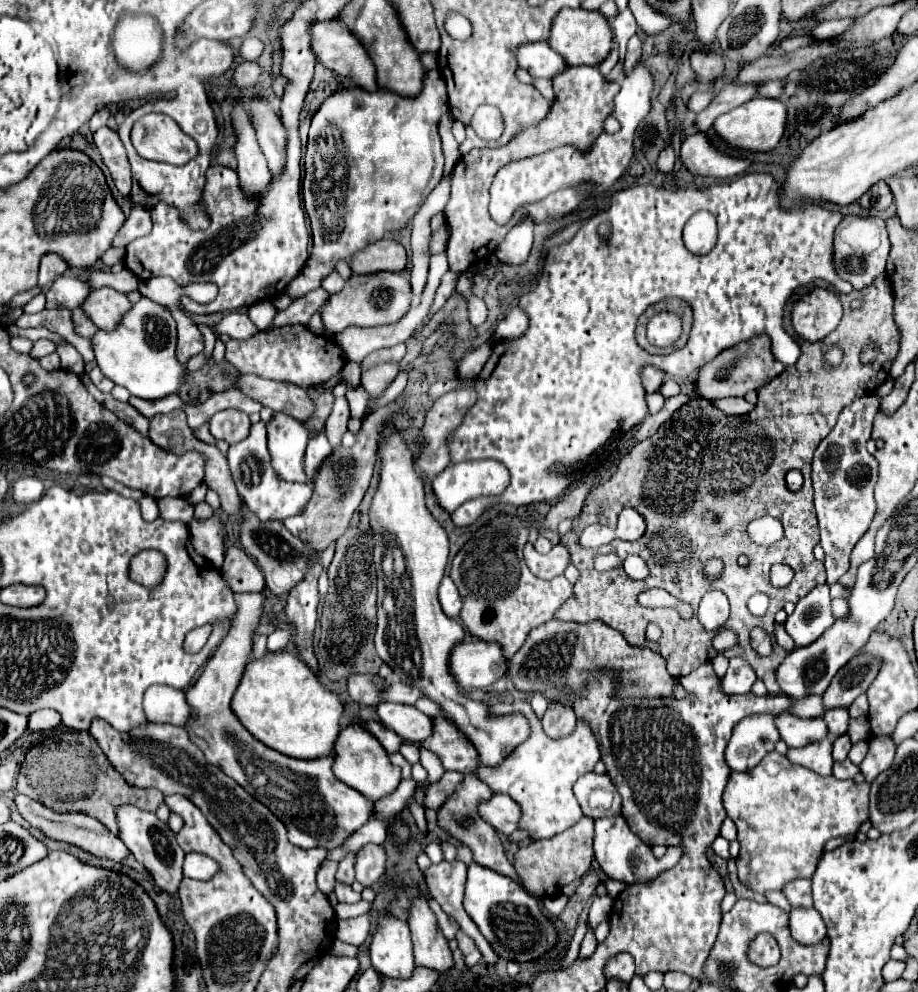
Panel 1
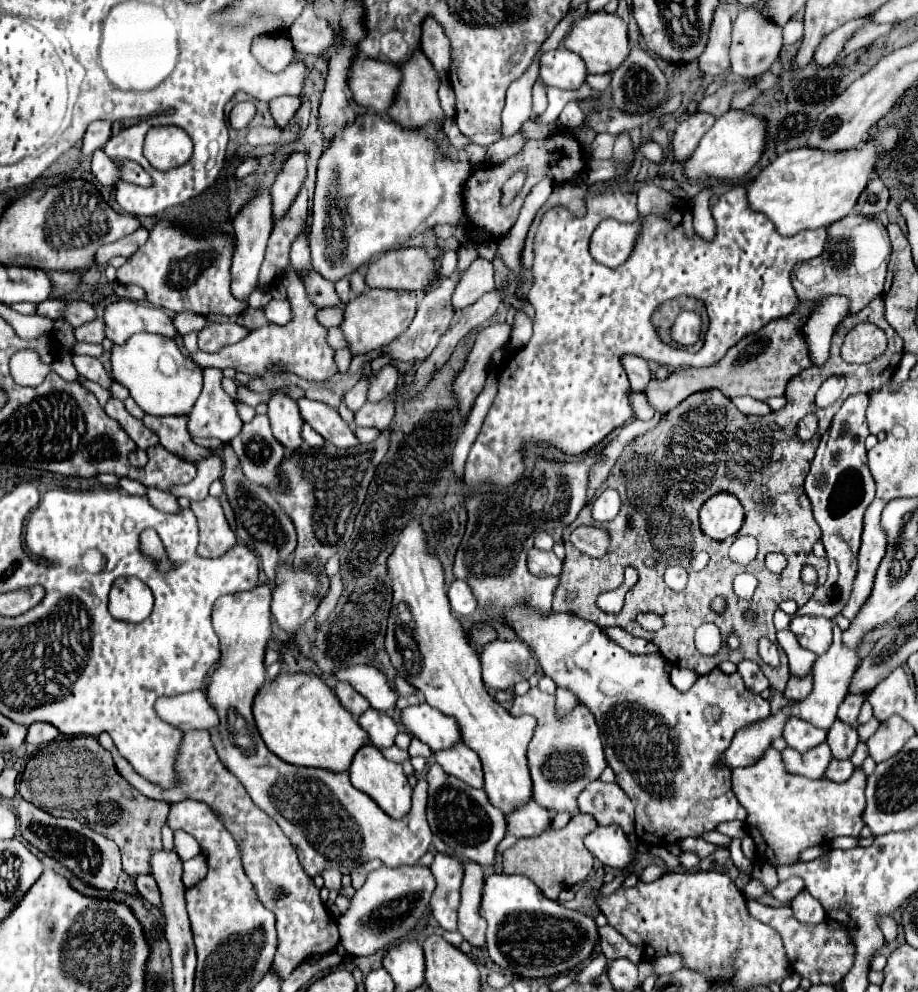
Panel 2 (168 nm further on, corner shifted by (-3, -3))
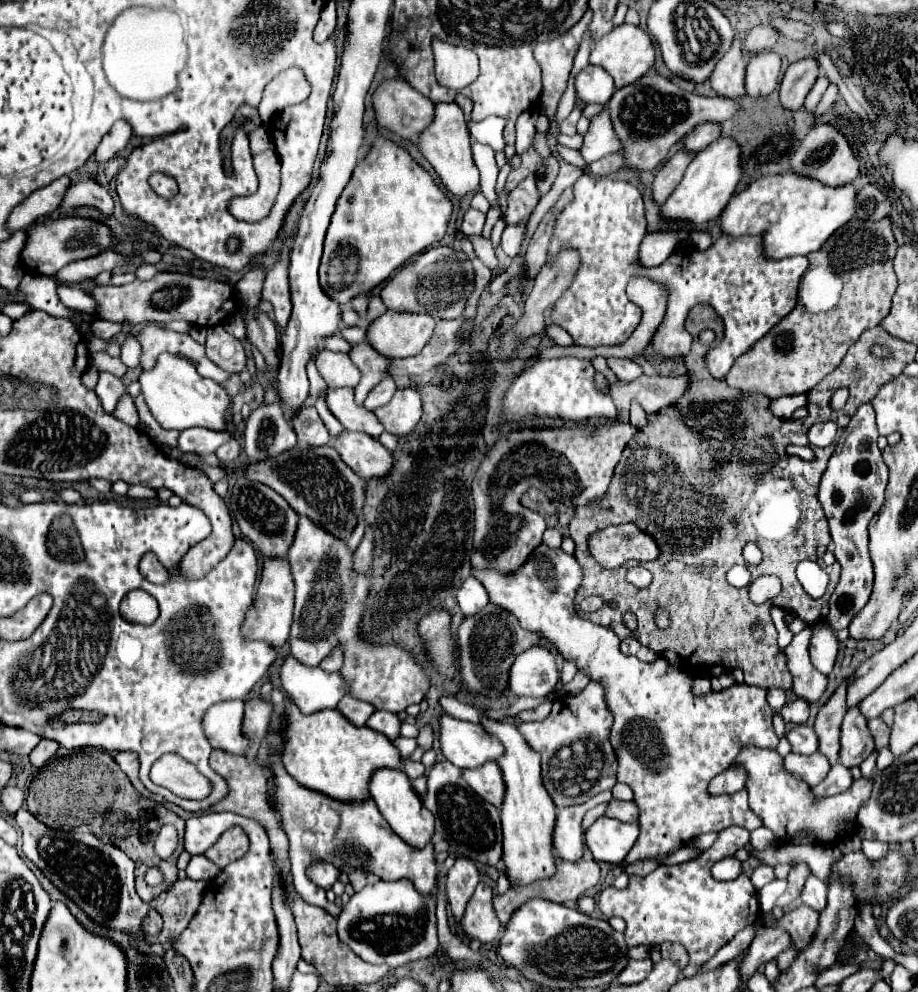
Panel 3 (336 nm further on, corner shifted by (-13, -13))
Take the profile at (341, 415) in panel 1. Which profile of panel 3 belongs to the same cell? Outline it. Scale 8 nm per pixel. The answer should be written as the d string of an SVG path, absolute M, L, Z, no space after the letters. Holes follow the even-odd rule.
M387 377L387 379L383 379L379 385L375 385L375 389L367 395L367 399L365 399L363 405L365 405L369 411L373 411L373 409L377 409L377 407L389 403L395 391L397 391L395 381L393 381L391 377Z

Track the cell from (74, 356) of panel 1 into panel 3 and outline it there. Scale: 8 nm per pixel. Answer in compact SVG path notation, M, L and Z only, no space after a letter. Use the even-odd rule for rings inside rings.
M129 395L119 401L113 417L115 417L115 415L117 415L117 419L121 419L123 423L127 423L127 425L131 425L131 427L137 429L137 425L139 425L139 415L137 415L137 407L135 407L135 403L133 403L133 399L131 399Z

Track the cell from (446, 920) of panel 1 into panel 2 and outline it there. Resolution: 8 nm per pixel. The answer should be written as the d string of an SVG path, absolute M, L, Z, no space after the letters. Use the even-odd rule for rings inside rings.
M437 853L431 871L437 877L437 889L431 897L431 913L445 931L457 931L457 909L459 909L459 887L463 867L457 859Z

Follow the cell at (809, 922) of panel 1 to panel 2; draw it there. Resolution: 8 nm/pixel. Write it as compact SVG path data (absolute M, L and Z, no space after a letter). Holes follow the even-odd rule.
M801 891L793 901L791 901L793 915L797 921L803 925L819 925L825 921L825 911L821 909L821 903L809 895L809 891Z

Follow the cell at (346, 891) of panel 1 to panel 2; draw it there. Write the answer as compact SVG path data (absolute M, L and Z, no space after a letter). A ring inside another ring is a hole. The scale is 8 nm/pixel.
M323 871L321 875L325 879L325 887L327 889L335 889L337 893L341 893L343 885L341 885L341 873L339 871Z

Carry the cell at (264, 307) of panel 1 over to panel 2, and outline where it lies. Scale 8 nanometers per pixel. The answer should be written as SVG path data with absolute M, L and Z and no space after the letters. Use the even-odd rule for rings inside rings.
M271 299L271 301L263 307L263 313L265 313L265 317L267 317L271 323L277 323L277 325L285 325L285 323L291 319L291 309L289 309L287 299L285 299L285 301Z

